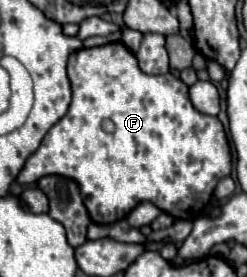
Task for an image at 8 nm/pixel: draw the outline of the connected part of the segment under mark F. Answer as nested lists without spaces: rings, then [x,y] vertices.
[[[119,41],[71,53],[67,73],[73,89],[69,111],[47,131],[17,181],[37,183],[43,175],[63,175],[77,181],[93,223],[115,223],[141,201],[149,201],[177,219],[197,219],[211,201],[219,179],[231,175],[231,149],[221,121],[199,113],[189,101],[187,85],[175,75],[143,73],[135,55]]]

